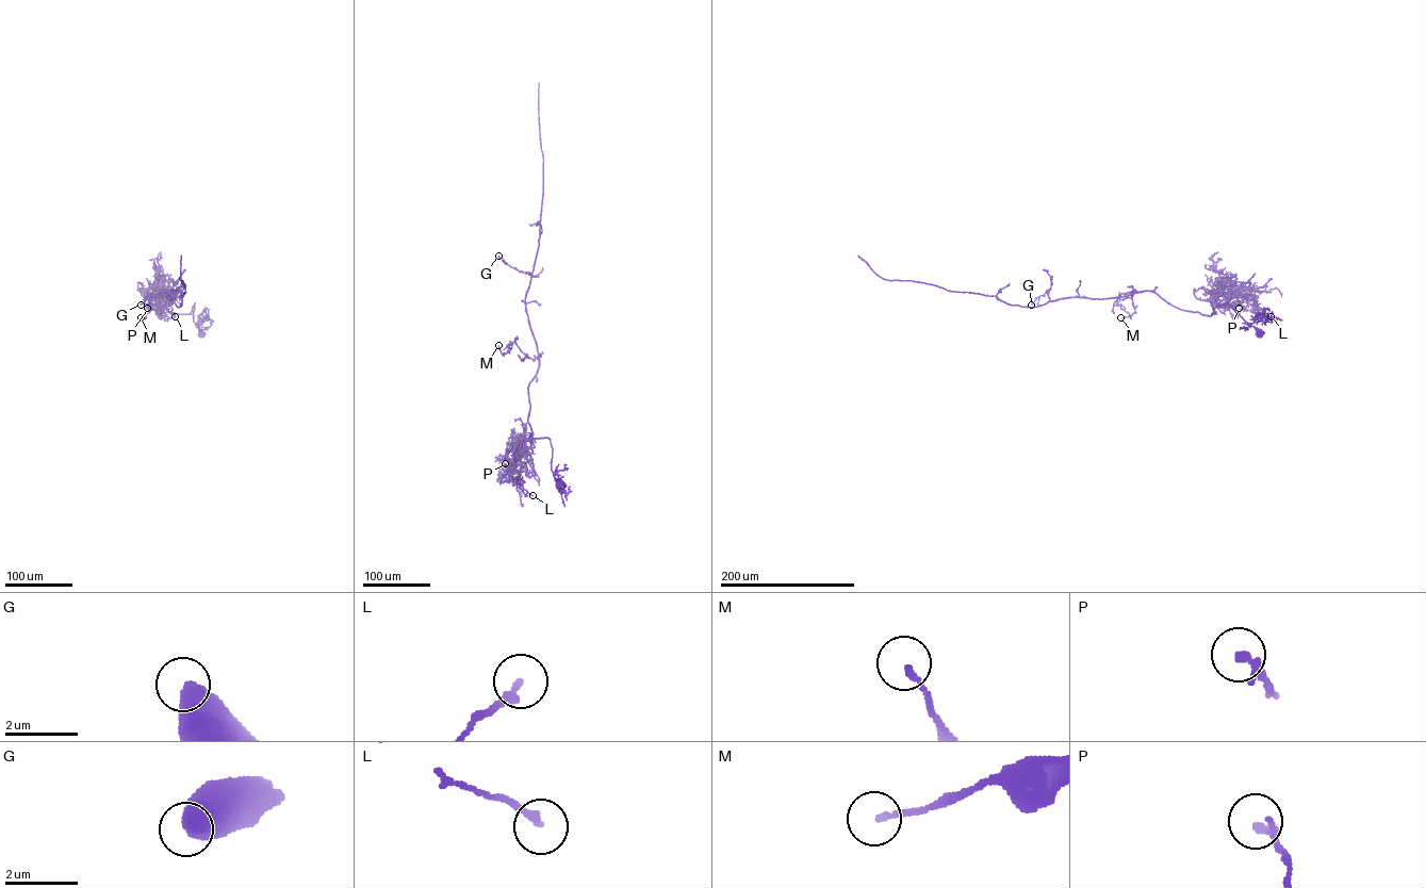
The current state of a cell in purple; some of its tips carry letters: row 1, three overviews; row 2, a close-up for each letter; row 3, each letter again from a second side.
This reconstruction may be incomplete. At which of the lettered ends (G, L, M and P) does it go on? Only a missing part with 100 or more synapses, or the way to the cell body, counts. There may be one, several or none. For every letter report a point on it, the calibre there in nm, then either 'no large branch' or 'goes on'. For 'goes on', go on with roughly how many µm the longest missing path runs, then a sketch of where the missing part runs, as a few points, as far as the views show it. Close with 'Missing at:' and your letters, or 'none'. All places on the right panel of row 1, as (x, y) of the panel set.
G: place (1031, 305); calibre 600 nm; no large branch
L: place (1271, 316); calibre 200 nm; no large branch
M: place (1120, 317); calibre 150 nm; no large branch
P: place (1239, 308); calibre 240 nm; no large branch
Missing at: none

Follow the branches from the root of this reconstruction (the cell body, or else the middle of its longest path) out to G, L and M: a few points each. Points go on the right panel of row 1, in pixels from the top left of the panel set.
G: (1260, 333), (1225, 302), (1213, 314), (1203, 315), (1179, 309), (1149, 291), (1054, 300), (1047, 291), (1031, 305)
L: (1260, 333), (1225, 302), (1213, 314), (1214, 299), (1243, 291), (1254, 297), (1265, 317), (1271, 316)
M: (1260, 333), (1225, 302), (1203, 315), (1179, 309), (1149, 291), (1121, 293), (1117, 302), (1130, 316), (1120, 317)

